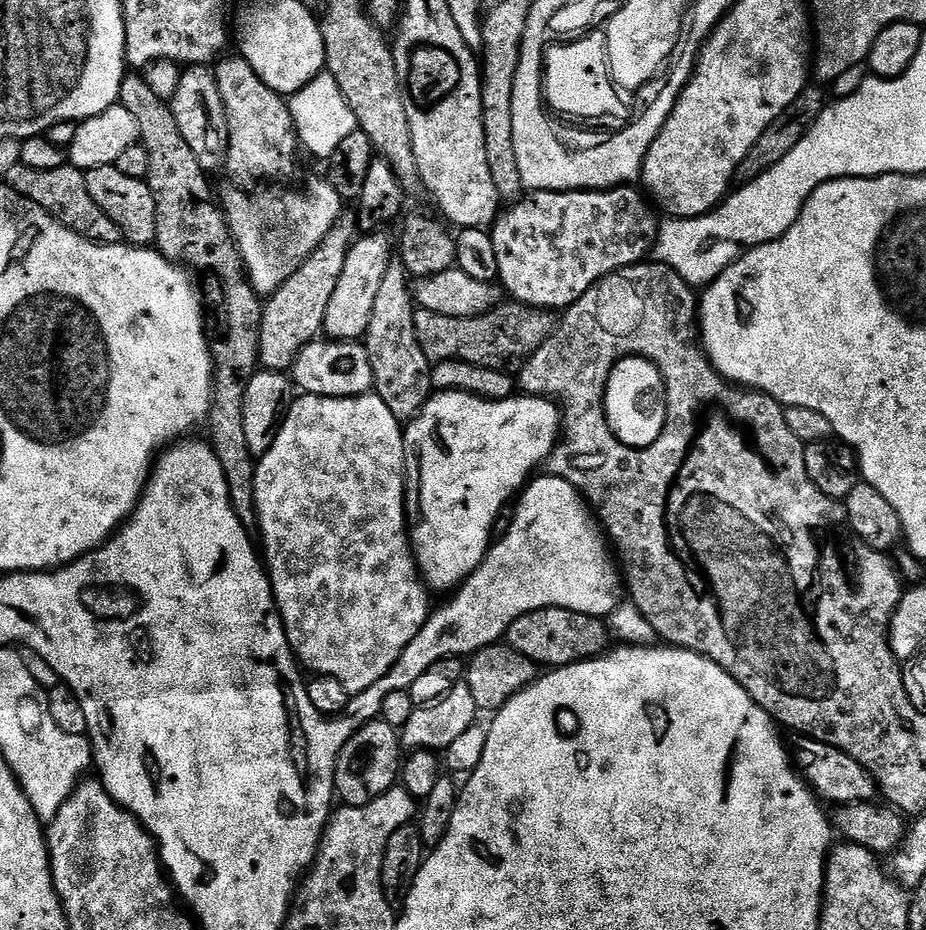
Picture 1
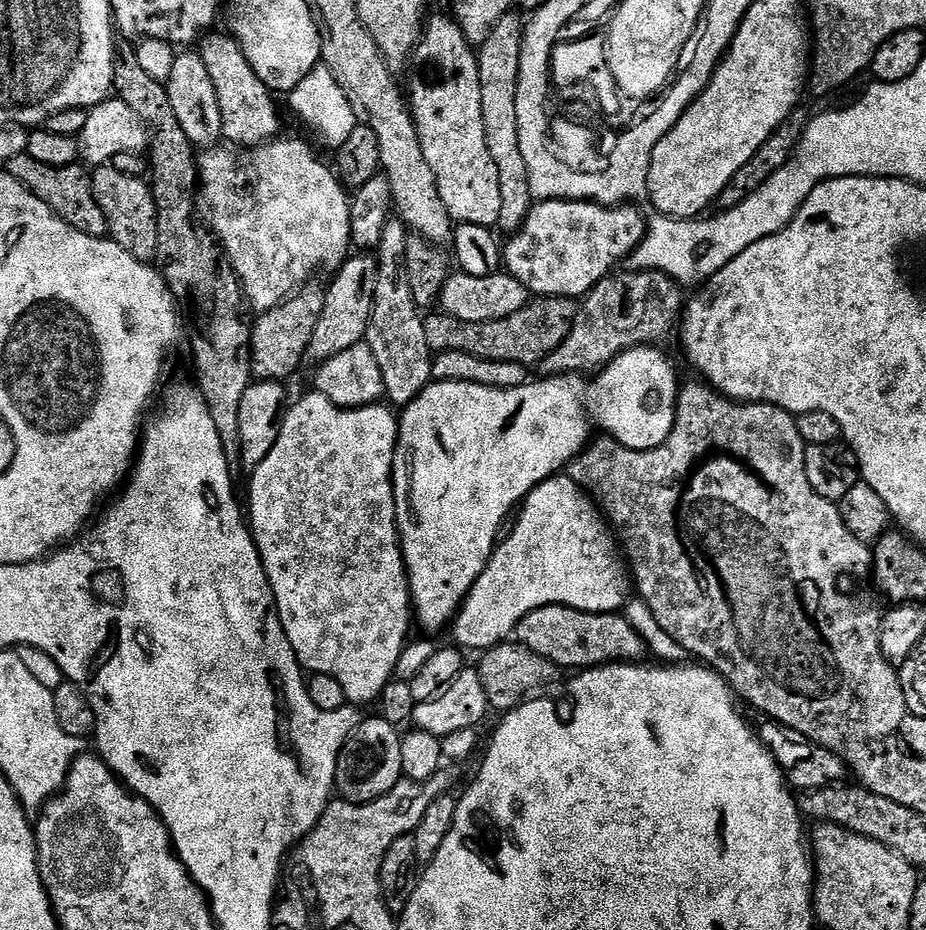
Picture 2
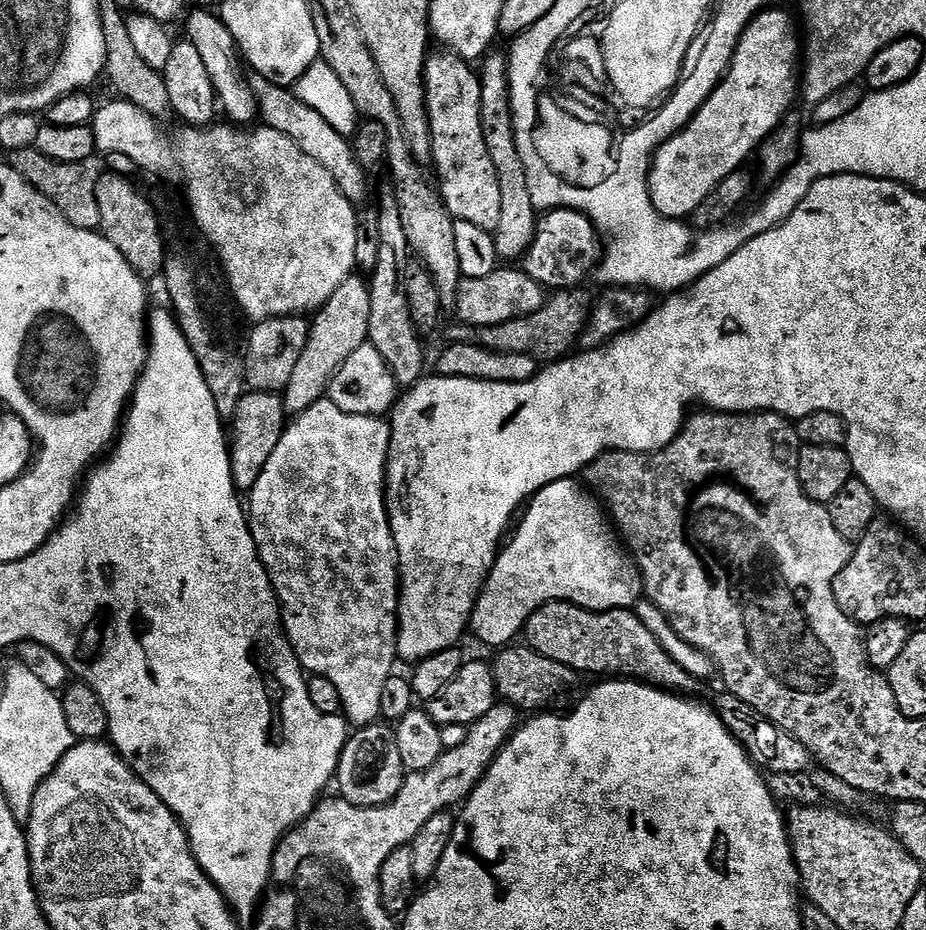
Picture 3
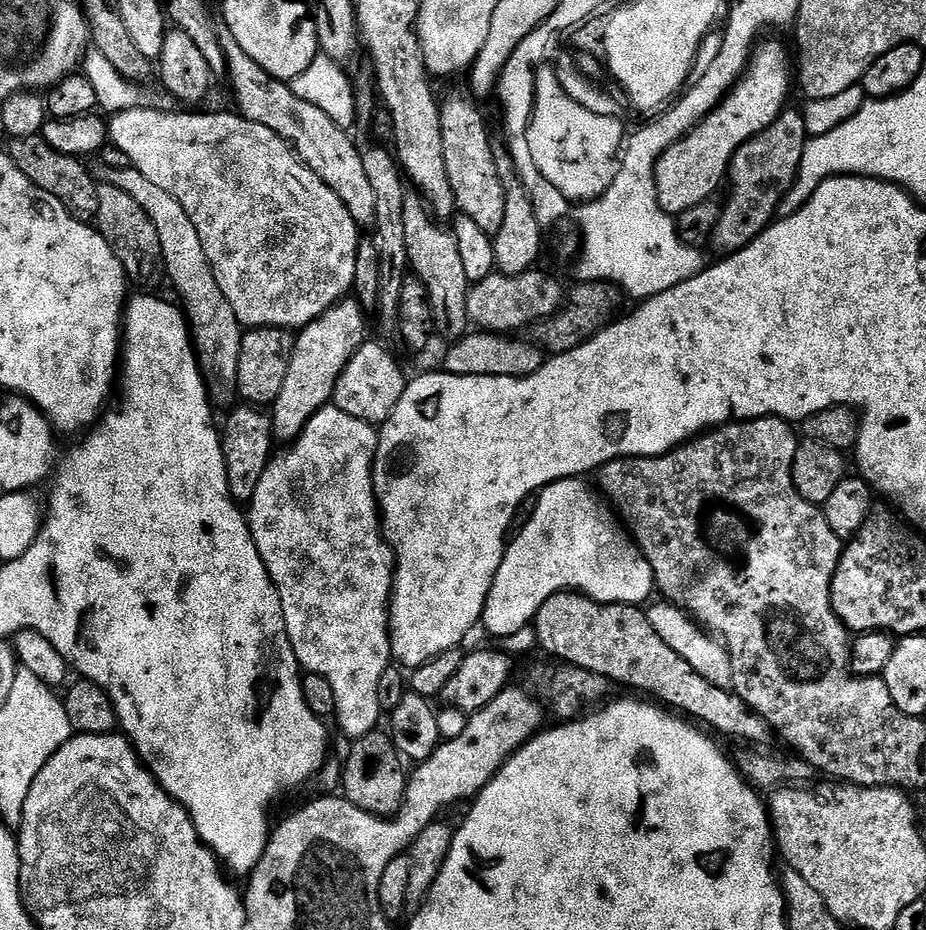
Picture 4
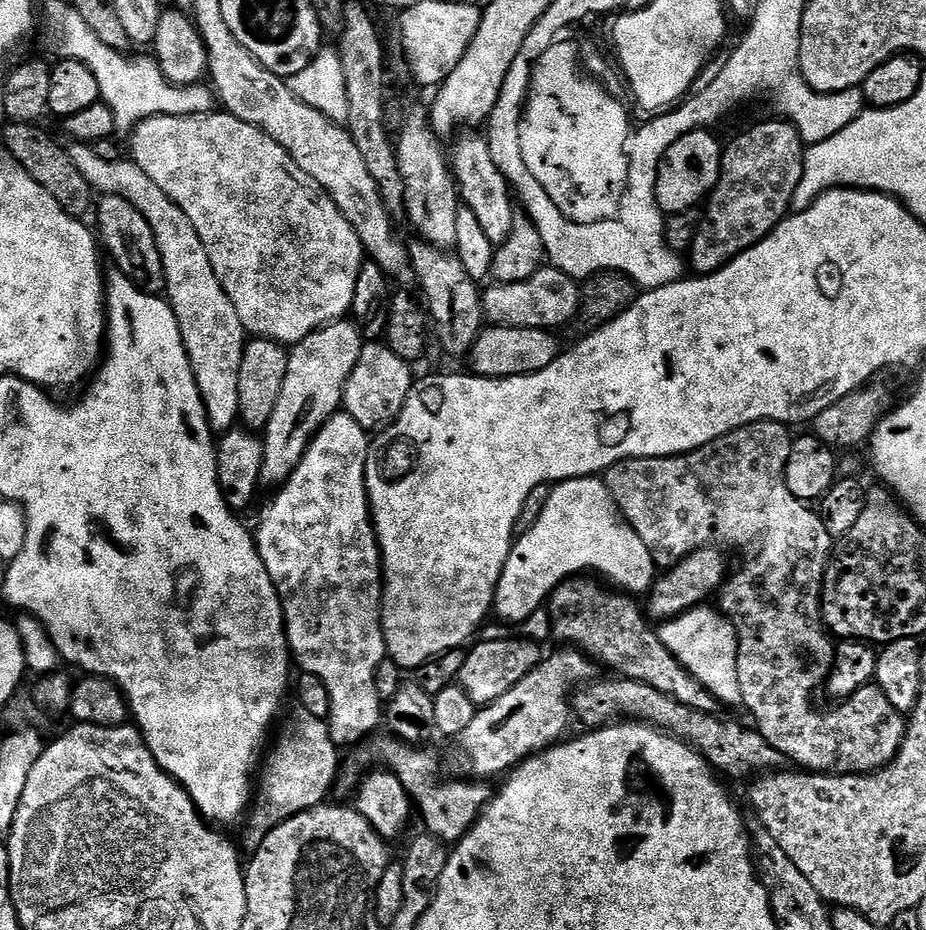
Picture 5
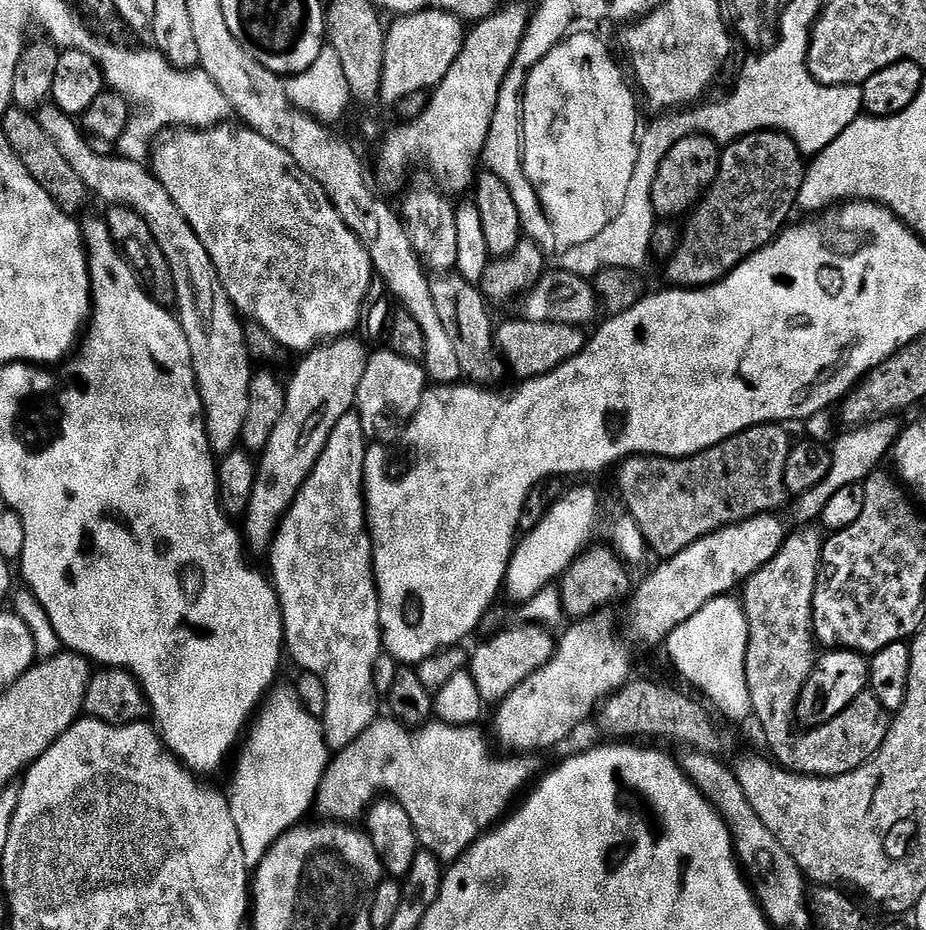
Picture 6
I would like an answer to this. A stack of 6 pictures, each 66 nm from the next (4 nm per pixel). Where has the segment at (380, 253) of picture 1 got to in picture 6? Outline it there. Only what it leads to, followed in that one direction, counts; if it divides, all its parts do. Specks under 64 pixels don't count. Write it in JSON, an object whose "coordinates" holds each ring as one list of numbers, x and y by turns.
{"coordinates":[[349,334,339,336,337,340,326,340,317,344,310,352,299,357,300,365,292,372,292,381,286,384,286,406,282,410,282,418,278,418,278,426,274,426,274,434,263,452,259,453,256,466,254,494,250,494,250,506,242,517,242,539,247,551,267,553,272,547,272,539,280,529,280,521,288,513,288,508,306,482,306,478,314,470,334,426,356,406,358,386,362,382,362,374,366,374,366,362,370,355,363,339]]}

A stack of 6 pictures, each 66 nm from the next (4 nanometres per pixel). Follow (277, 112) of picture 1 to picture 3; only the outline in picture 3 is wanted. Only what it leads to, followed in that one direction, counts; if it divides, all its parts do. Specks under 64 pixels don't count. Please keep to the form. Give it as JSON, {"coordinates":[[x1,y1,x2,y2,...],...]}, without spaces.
{"coordinates":[[189,11,183,21,183,23,185,22,184,28,188,31,186,40,187,43,194,46,194,50,198,50,198,55,206,66,210,86,214,86,219,111,222,113,223,119,233,126,255,125,260,107,254,98,254,90,248,85,246,64,241,57,240,49,236,47,234,34,230,34,230,30,215,11,200,11]]}

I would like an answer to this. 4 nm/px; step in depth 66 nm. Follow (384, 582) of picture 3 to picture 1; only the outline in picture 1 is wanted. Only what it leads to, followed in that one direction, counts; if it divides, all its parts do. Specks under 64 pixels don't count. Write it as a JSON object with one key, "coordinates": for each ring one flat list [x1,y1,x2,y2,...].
{"coordinates":[[375,394,350,398,297,395,284,416,278,438,274,438,274,446,259,457,256,466,256,523,258,533,264,539,262,556,266,561,268,579,272,582,272,597,276,599,276,608,288,635,288,645,297,661,307,671,309,668,312,674,338,679,350,694,374,686,374,682,378,682,378,678,382,678,392,669,394,662,398,662,402,650,414,642,430,615,430,592,420,575,420,567,412,555,412,542,408,538,408,513,404,511,404,428,401,420,394,418,386,402]]}

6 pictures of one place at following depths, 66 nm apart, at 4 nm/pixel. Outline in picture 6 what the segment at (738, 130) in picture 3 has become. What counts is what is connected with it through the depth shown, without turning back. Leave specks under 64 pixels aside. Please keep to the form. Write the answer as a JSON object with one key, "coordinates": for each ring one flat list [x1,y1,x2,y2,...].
{"coordinates":[[695,135,682,138,662,158,658,166,658,174,654,178,652,187,652,208,657,217,676,218,691,213,700,203,700,197,707,192,714,182,720,165,721,149,709,136]]}

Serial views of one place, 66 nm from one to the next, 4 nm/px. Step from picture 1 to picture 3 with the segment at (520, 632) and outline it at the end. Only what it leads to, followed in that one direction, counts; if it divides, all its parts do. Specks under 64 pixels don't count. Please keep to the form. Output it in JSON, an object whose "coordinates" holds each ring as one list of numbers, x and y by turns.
{"coordinates":[[551,600,549,604,542,605,530,618,524,623,522,633,527,647,533,648,538,654,546,658,554,658,554,662,562,662,562,666,570,666,579,674,589,672,592,678,627,678,629,680,638,680,641,684,650,684,654,688,662,688,665,692,674,692,677,694,692,694,698,684,697,677,692,676,646,630,646,622,636,616,635,611,627,608,611,608,605,612,595,612,589,608,583,608,577,604,571,604,568,600]]}

